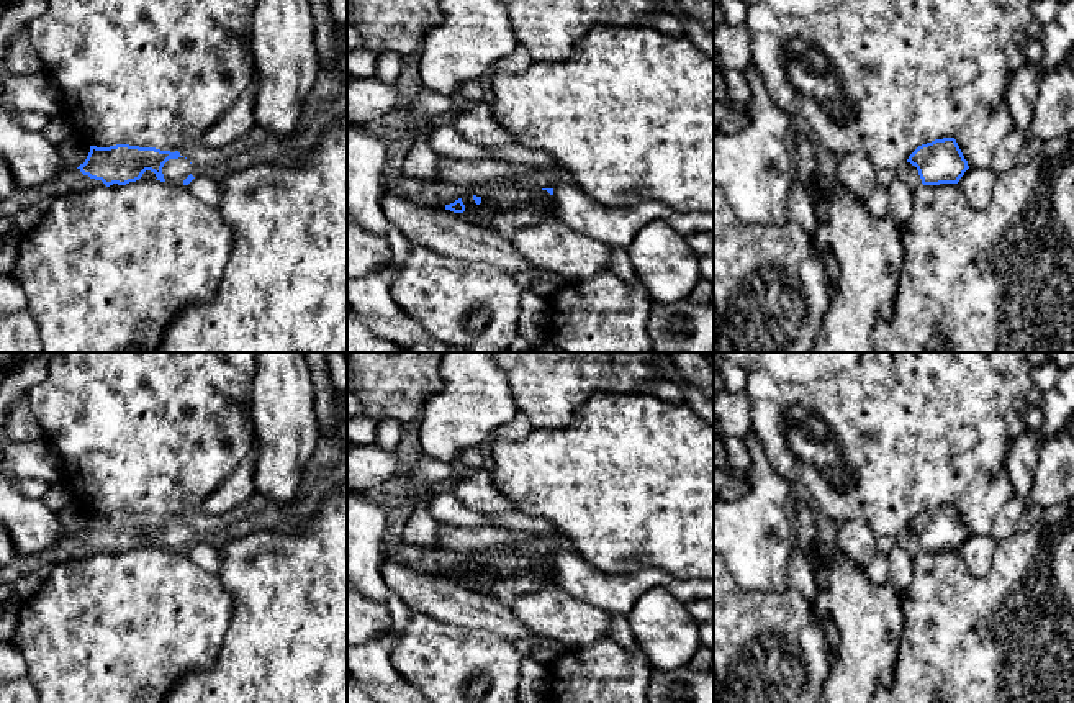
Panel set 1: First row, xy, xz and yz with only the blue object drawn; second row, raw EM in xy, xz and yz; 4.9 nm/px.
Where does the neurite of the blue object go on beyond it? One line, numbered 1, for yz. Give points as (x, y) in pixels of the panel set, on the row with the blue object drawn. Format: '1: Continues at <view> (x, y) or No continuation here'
1: Continues at yz (907, 172)

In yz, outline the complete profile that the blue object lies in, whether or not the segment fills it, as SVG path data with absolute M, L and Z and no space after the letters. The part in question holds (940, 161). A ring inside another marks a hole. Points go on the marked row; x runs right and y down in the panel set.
M943 138L918 146L896 172L914 190L922 184L958 184L968 169L956 139Z

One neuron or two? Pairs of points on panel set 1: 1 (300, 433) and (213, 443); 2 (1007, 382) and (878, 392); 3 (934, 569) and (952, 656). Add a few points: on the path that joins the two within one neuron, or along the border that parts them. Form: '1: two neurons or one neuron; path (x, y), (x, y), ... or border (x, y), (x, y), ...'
1: two neurons; border (248, 400), (254, 444)
2: one neuron; path (974, 382), (945, 382), (935, 392), (911, 392)
3: one neuron; path (942, 590), (945, 608), (952, 618), (952, 634)

